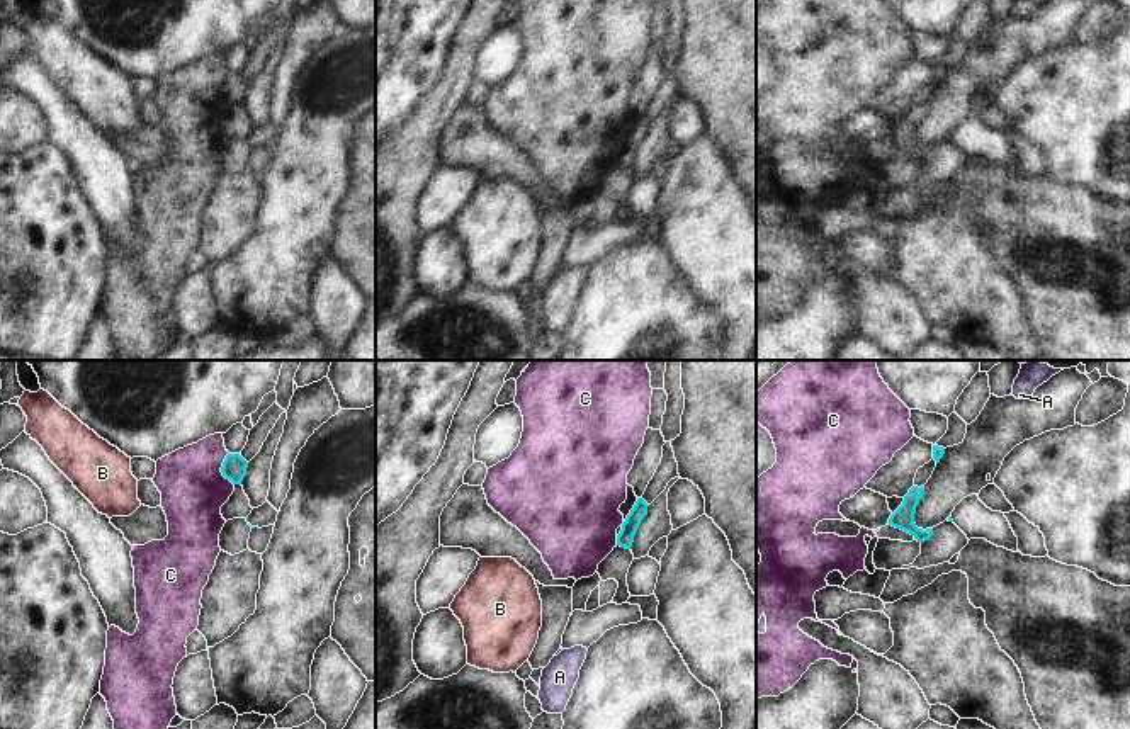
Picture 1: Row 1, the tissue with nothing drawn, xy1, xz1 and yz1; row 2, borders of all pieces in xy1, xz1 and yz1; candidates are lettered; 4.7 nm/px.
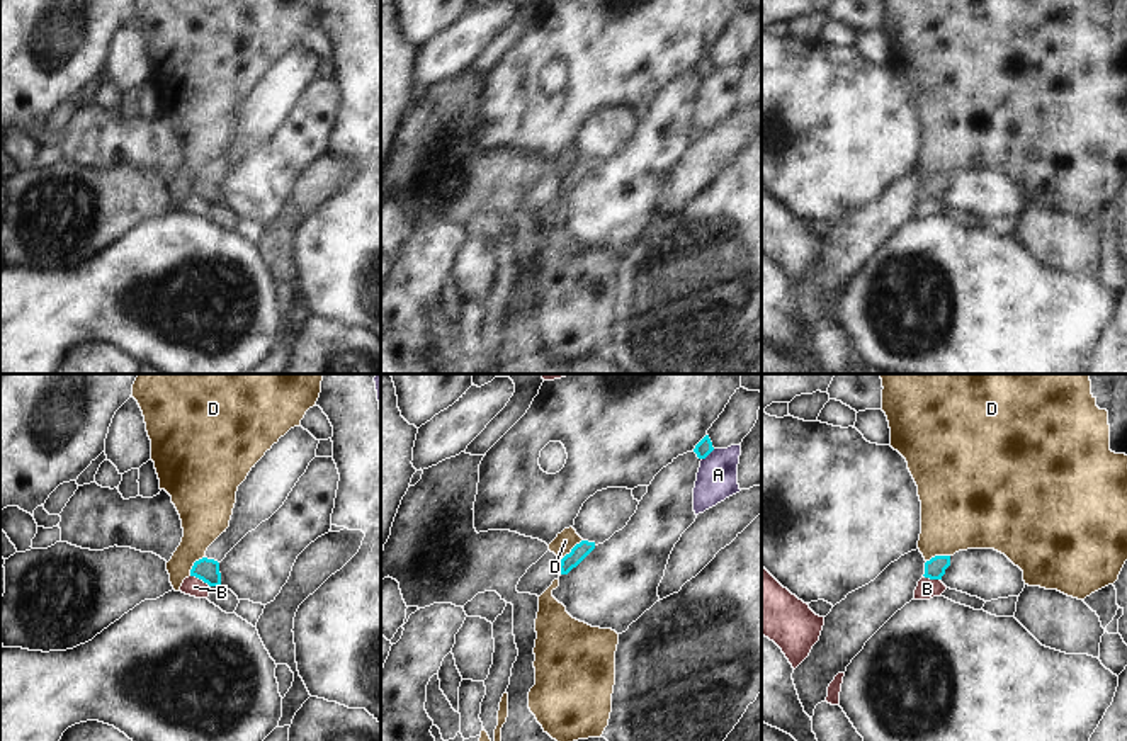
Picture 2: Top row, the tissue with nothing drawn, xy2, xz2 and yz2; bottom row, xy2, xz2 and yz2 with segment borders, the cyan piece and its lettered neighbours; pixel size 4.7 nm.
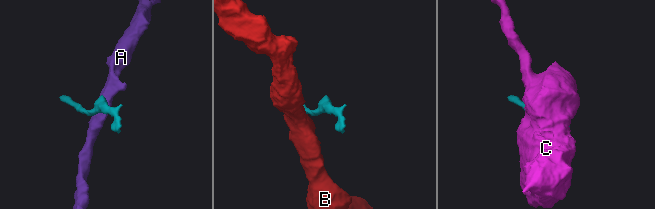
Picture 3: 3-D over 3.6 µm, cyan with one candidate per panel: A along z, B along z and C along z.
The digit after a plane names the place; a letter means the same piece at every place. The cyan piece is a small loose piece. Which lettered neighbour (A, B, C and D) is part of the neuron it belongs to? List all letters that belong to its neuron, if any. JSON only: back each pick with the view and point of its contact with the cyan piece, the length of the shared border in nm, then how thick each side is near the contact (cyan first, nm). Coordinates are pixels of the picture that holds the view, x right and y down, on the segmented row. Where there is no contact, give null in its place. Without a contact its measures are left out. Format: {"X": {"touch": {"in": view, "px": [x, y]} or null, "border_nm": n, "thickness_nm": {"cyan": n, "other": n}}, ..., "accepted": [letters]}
{"accepted": []}

